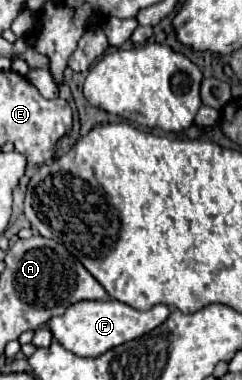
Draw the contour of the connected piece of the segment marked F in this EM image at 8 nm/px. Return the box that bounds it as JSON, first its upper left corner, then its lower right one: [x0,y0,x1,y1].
[49,300,169,358]

